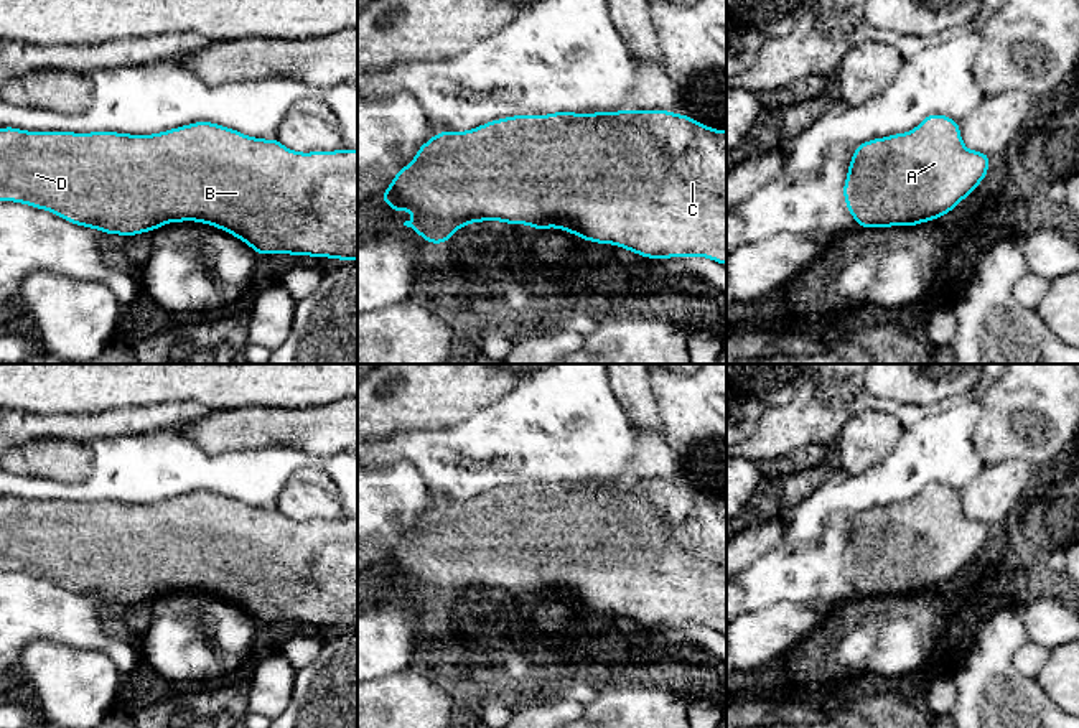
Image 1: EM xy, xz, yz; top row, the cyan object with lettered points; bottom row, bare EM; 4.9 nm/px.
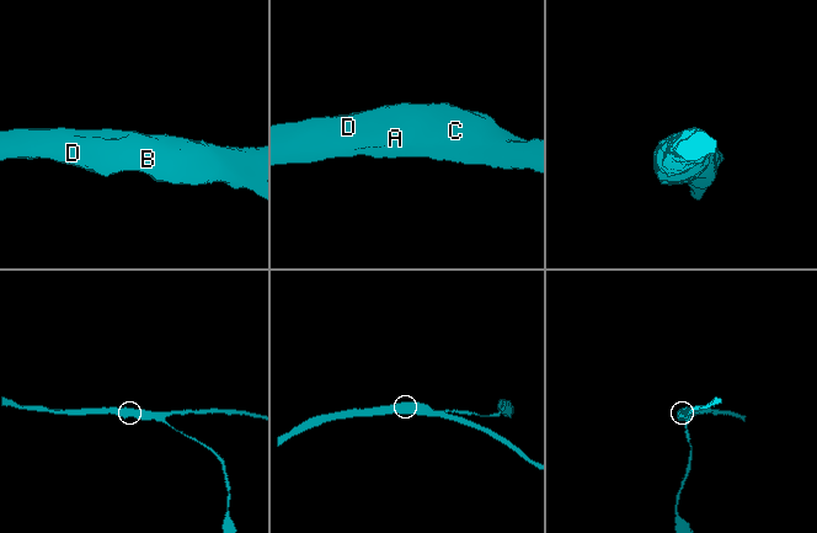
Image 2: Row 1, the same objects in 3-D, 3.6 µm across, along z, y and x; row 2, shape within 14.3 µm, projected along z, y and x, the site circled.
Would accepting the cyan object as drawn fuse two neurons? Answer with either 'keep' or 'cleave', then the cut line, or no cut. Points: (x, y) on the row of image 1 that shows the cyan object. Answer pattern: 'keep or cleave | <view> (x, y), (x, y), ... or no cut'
keep | no cut

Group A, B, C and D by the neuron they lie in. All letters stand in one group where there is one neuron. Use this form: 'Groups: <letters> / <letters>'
Groups: A B C D

